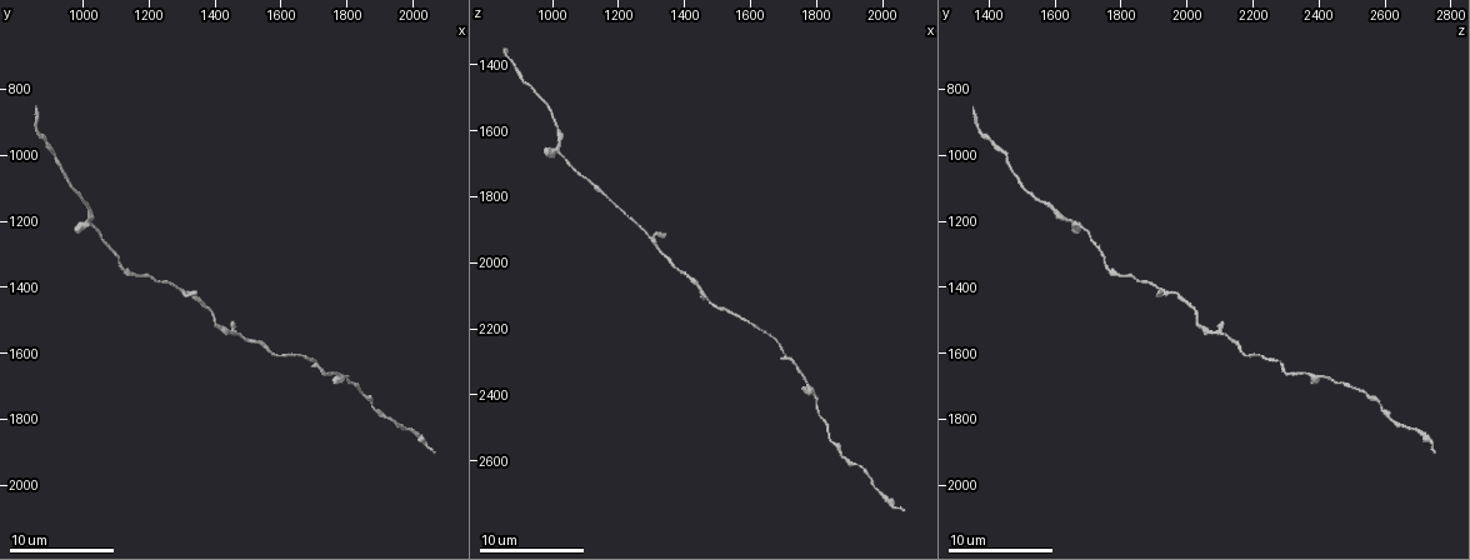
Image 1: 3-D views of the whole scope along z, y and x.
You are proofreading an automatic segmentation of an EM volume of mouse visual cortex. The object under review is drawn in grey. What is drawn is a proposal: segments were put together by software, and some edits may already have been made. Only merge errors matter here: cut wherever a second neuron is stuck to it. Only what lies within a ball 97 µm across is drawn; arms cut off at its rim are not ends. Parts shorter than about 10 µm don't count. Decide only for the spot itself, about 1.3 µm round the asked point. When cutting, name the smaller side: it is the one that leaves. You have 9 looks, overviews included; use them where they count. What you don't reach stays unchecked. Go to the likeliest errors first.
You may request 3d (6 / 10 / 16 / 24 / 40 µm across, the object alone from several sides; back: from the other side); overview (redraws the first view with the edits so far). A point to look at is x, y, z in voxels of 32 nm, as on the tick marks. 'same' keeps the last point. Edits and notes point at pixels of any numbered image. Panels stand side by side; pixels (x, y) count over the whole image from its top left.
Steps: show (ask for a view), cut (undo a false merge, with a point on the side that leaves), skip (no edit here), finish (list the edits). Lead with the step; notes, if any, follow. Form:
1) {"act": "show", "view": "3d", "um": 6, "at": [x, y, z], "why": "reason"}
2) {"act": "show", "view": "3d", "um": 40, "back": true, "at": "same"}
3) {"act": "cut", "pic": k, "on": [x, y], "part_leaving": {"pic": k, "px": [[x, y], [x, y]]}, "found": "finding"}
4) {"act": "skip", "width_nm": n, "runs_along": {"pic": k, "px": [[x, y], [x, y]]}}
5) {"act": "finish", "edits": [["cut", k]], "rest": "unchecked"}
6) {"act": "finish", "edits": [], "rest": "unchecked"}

{"act": "show", "view": "3d", "um": 16, "at": [1020, 1210, 1670], "why": "three arms meet"}

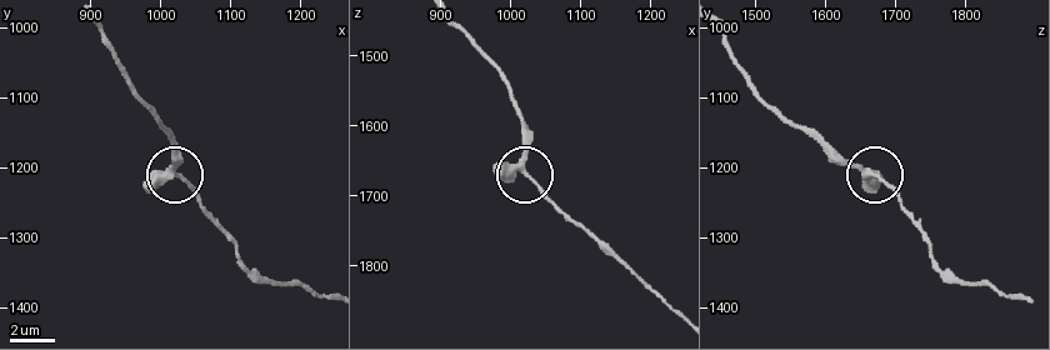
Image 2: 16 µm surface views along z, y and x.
{"act": "skip", "width_nm": 310, "runs_along": {"pic": 2, "px": [[328, 298], [249, 270], [176, 175], [176, 143]]}, "found": "continuous, no second neuron"}

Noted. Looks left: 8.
{"act": "show", "view": "3d", "um": 10, "at": [1800, 1680, 2410], "why": "sudden change in width"}

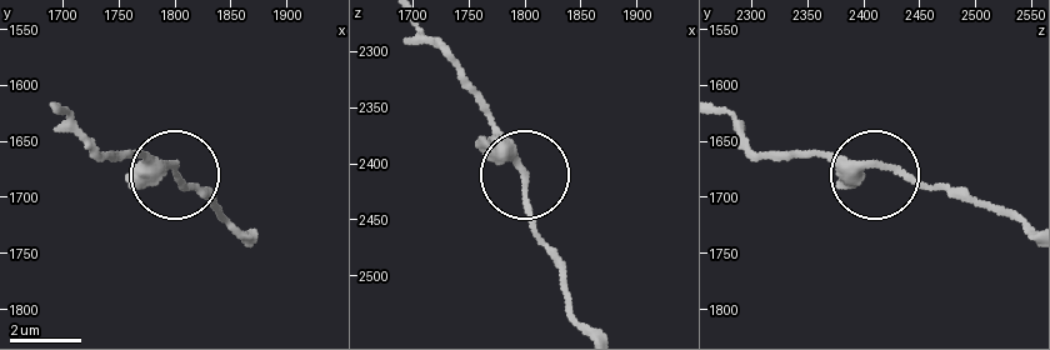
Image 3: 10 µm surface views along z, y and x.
{"act": "show", "view": "3d", "um": 10, "back": true, "at": [1798, 1672, 2414], "why": "other side"}

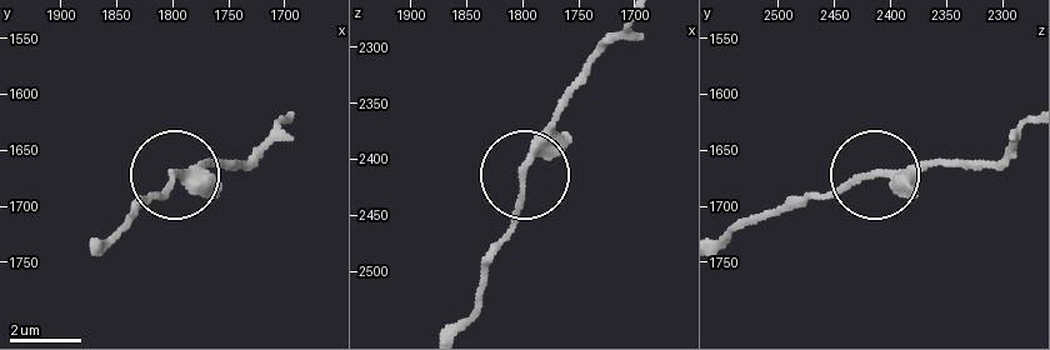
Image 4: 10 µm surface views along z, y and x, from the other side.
{"act": "skip", "runs_along": {"pic": 4, "px": [[633, 23], [566, 103], [498, 253]]}, "found": "all the same neuron"}

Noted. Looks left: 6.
{"act": "show", "view": "3d", "um": 10, "at": [1400, 1490, 2020]}

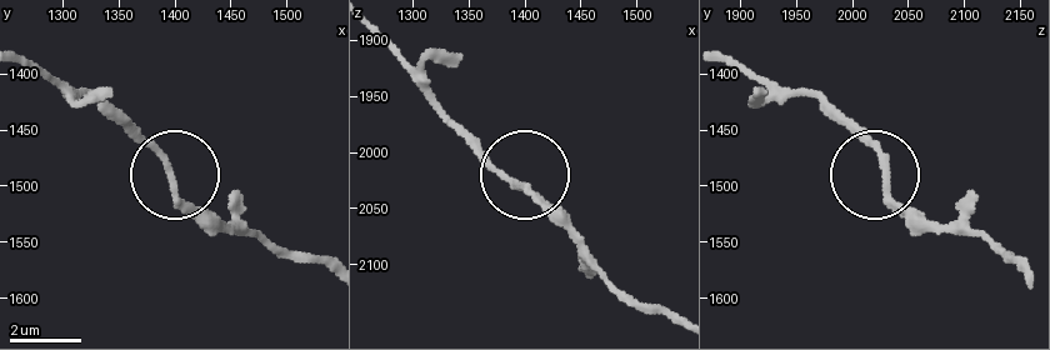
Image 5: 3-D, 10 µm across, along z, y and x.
{"act": "show", "view": "3d", "um": 10, "back": true, "at": [1398, 1500, 2028]}

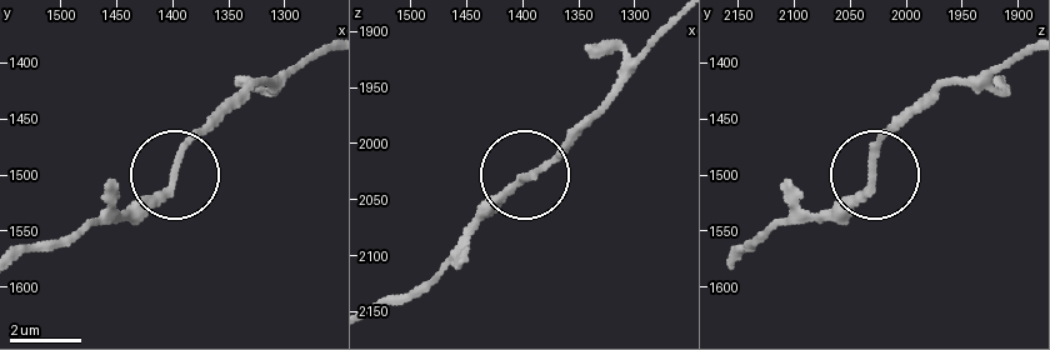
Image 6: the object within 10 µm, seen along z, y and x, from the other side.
{"act": "skip", "runs_along": {"pic": 6, "px": [[873, 166], [931, 95]]}, "found": "one neuron here"}

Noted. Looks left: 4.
{"act": "show", "view": "3d", "um": 6, "at": [1160, 1360, 1810], "why": "sudden change in width"}

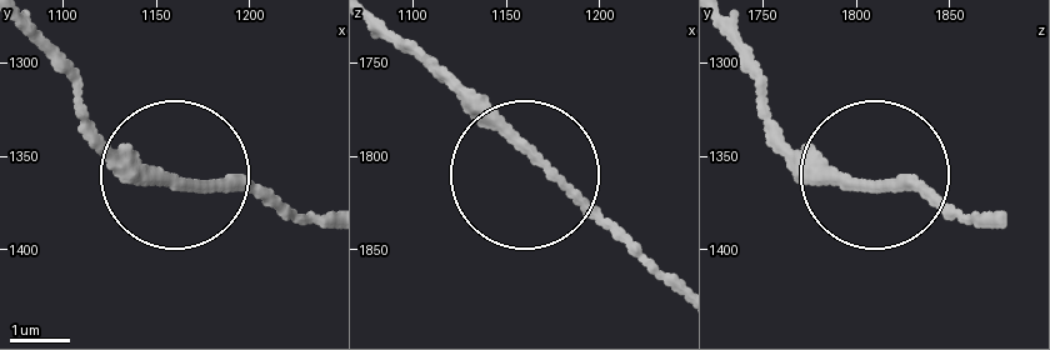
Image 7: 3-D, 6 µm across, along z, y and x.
{"act": "skip", "width_nm": 160, "runs_along": {"pic": 7, "px": [[986, 223], [808, 174], [768, 139]]}, "found": "continuous, no second neuron"}

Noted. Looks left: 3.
{"act": "finish", "edits": [], "rest": "unchecked"}

